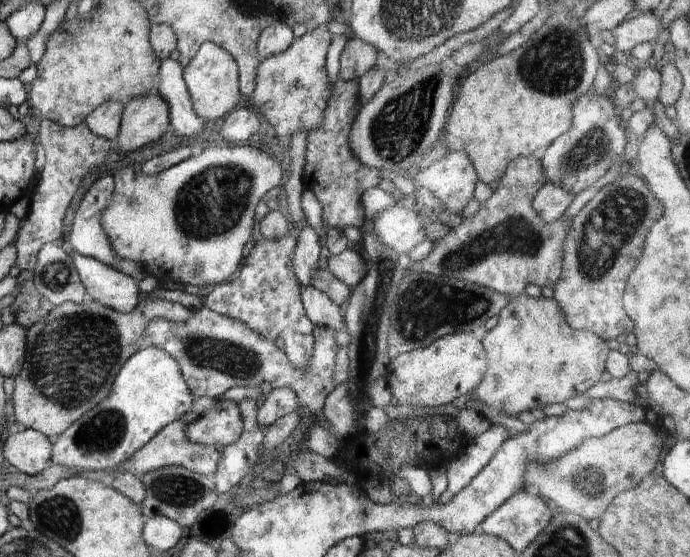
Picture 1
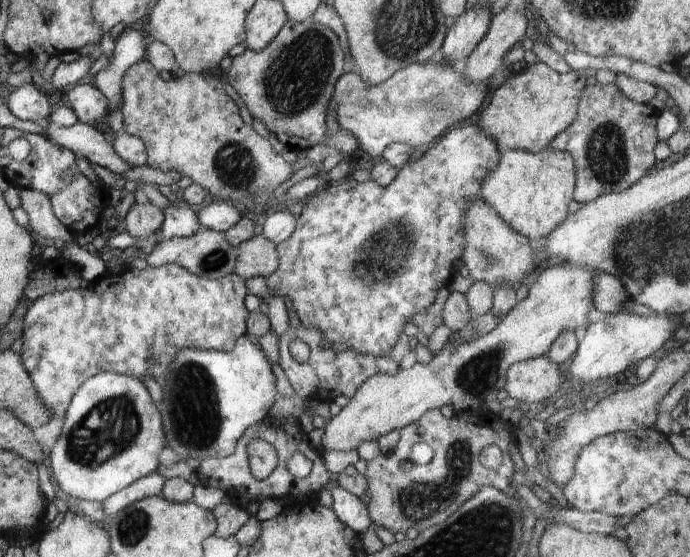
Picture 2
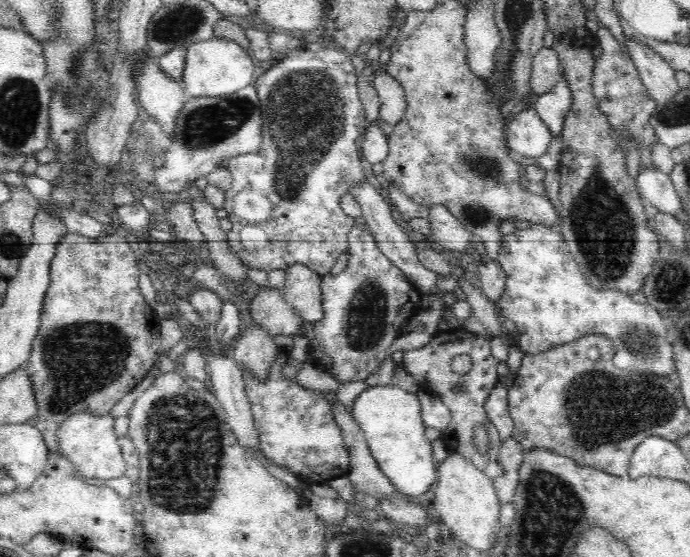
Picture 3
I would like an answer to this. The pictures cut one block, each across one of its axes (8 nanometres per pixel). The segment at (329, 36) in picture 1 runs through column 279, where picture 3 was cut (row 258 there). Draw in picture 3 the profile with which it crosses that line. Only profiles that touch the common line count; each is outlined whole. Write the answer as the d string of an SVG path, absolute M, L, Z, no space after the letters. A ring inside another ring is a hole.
M64 234L56 246L56 256L50 262L50 284L44 297L44 305L41 314L40 328L32 344L32 351L28 358L27 368L32 380L32 389L36 397L37 414L34 417L36 428L42 433L49 452L59 452L57 430L74 414L89 413L92 415L106 415L117 404L121 398L129 393L137 384L144 380L151 369L158 364L159 356L162 354L162 338L159 331L159 321L149 304L145 301L139 289L139 278L146 264L137 261L128 241L115 234L106 234L100 238L88 238L79 234Z

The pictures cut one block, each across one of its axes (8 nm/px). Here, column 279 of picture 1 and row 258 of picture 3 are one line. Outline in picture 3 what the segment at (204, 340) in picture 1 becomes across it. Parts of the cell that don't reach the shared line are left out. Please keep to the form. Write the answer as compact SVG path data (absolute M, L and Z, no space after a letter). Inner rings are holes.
M357 225L349 235L349 255L342 272L321 277L322 320L315 323L304 322L300 334L310 341L310 355L337 382L364 384L364 380L378 369L379 363L387 358L390 345L402 336L402 328L408 320L421 309L422 293L409 282L402 270L382 254L373 234Z

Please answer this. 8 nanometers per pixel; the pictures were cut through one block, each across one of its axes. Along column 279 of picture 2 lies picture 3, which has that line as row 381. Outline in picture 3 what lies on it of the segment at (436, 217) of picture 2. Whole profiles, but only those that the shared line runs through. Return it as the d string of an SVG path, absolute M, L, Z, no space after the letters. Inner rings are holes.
M288 353L281 354L277 362L269 371L268 379L258 381L252 373L243 372L245 393L252 406L258 439L260 439L260 452L272 460L274 464L288 470L306 484L328 483L330 480L349 474L349 450L345 445L341 428L334 421L334 414L324 395L296 383L294 378L285 378L282 369L289 362Z

